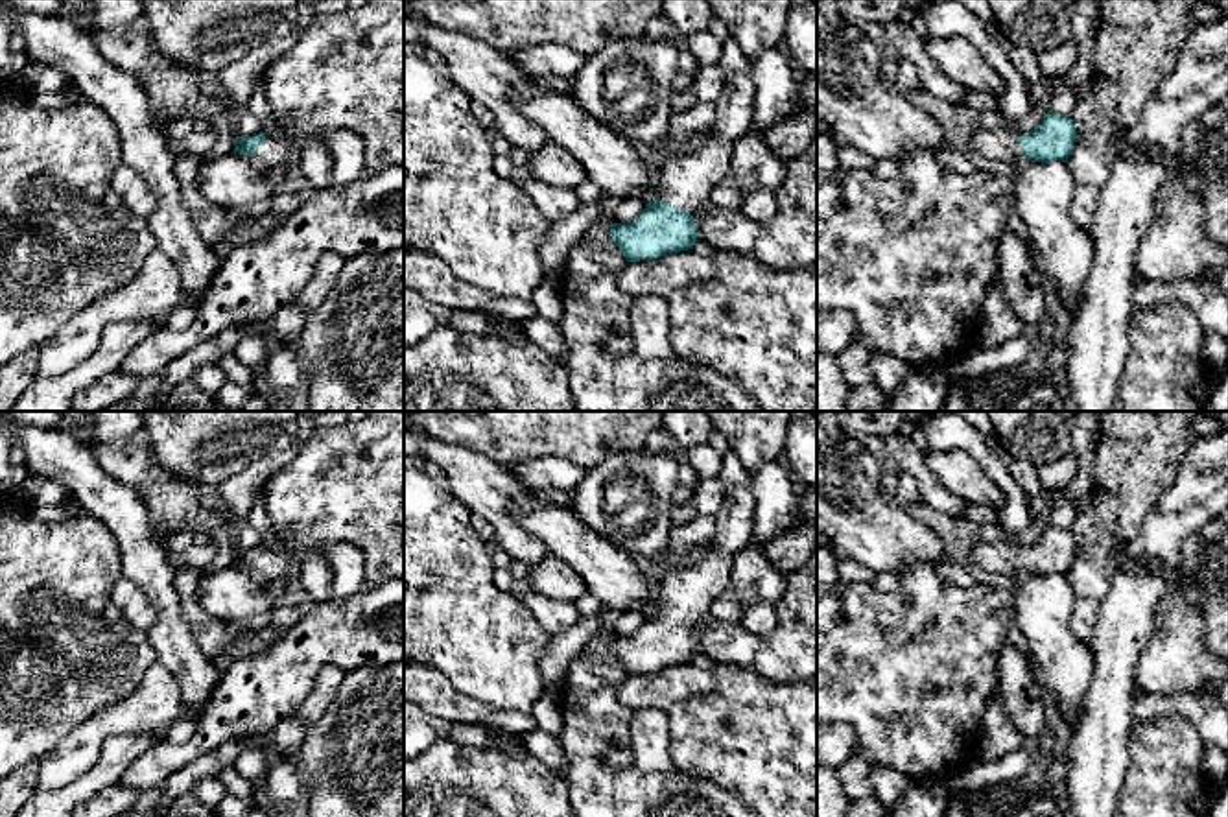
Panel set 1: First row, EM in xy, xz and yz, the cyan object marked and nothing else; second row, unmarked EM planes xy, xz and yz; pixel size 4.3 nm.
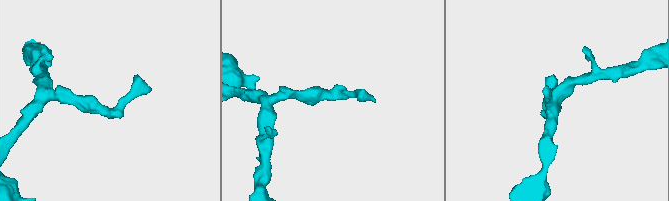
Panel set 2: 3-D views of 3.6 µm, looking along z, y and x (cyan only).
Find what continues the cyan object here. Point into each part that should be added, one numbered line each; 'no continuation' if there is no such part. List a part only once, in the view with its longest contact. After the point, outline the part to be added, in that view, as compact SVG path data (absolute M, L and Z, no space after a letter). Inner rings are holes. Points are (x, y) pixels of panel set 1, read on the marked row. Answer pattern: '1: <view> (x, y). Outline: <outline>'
1: xz (686, 177). Outline: M734 37L723 41L719 66L725 85L714 103L712 131L690 148L671 153L655 177L656 199L693 218L708 205L712 188L728 173L734 144L752 131L752 61Z

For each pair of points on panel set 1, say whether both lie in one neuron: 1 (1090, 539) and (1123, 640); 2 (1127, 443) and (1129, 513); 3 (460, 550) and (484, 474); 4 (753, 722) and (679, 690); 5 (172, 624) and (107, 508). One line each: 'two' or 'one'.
1: two
2: one
3: two
4: two
5: one

